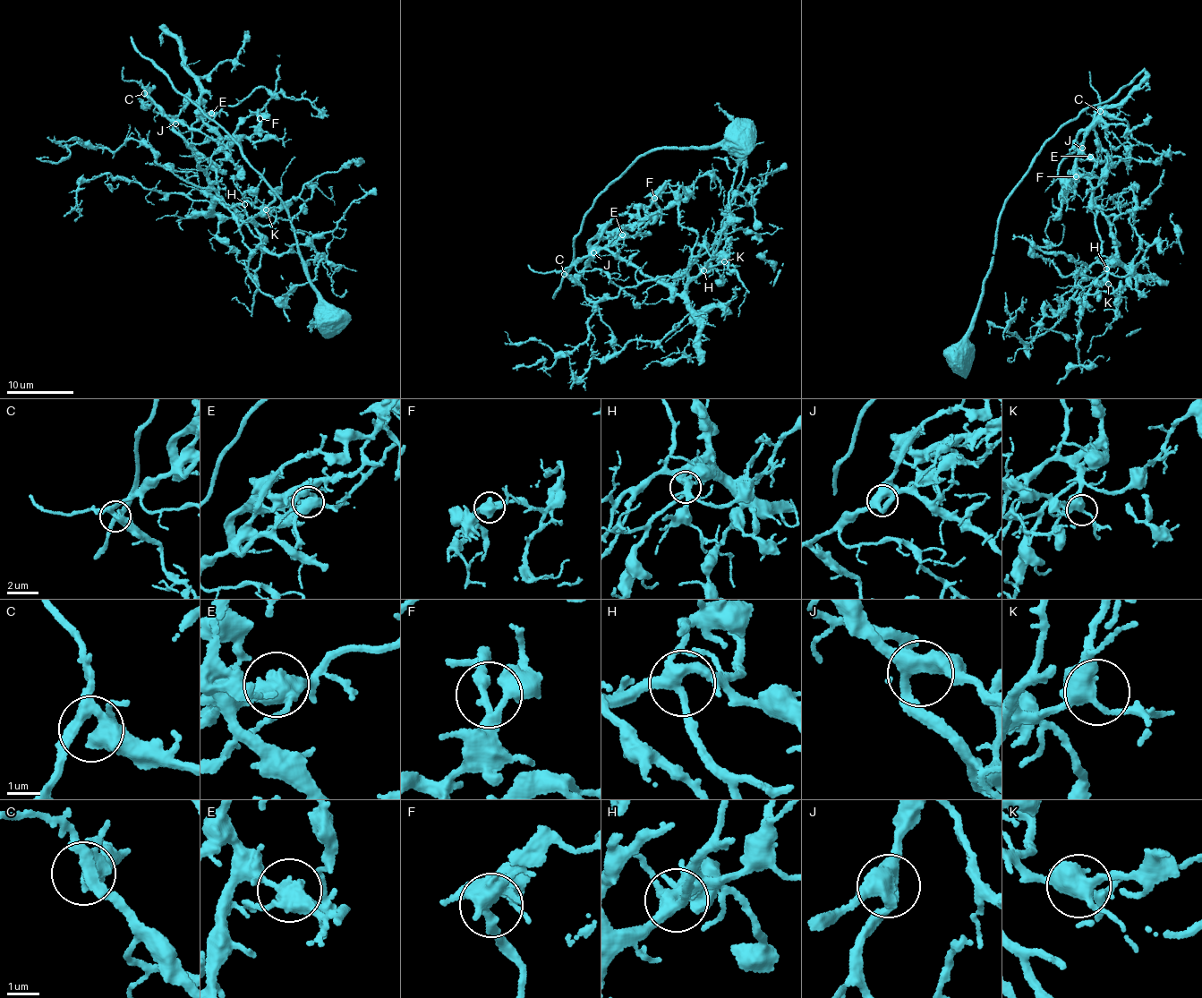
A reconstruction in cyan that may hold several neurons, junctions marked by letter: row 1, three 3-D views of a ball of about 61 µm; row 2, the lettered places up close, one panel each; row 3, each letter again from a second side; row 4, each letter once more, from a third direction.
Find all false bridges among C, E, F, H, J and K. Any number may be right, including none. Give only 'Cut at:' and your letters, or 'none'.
Cut at: E

